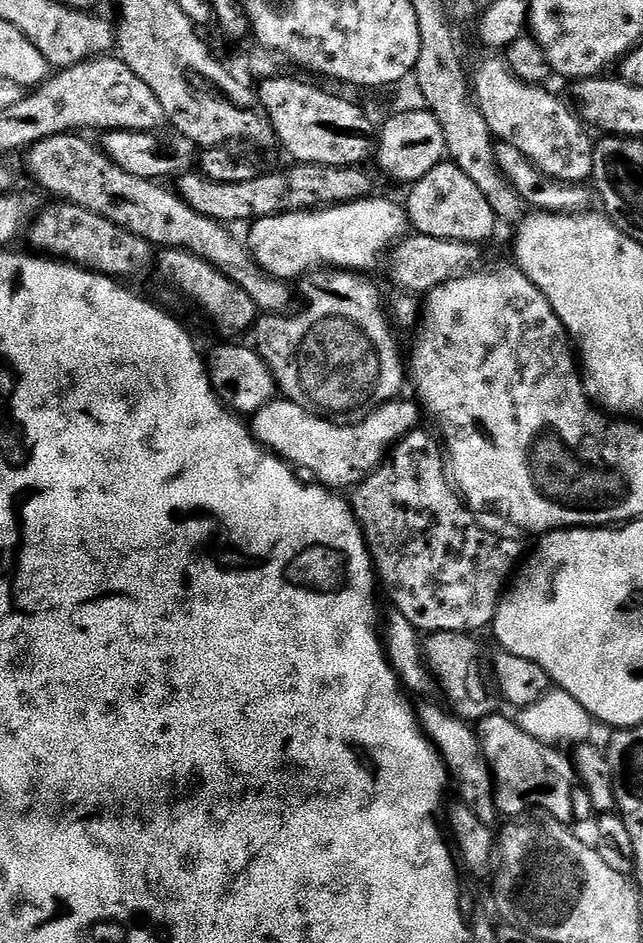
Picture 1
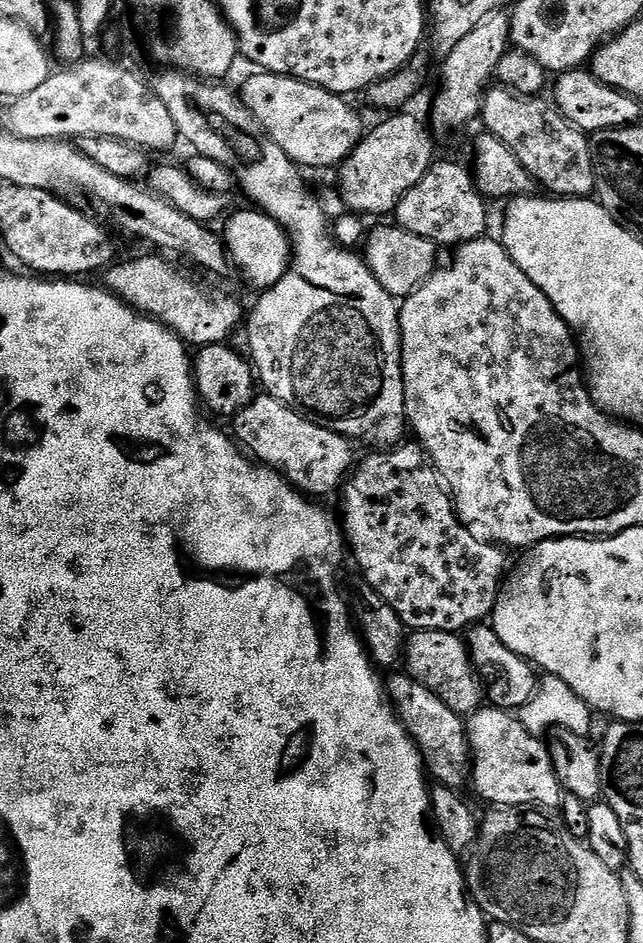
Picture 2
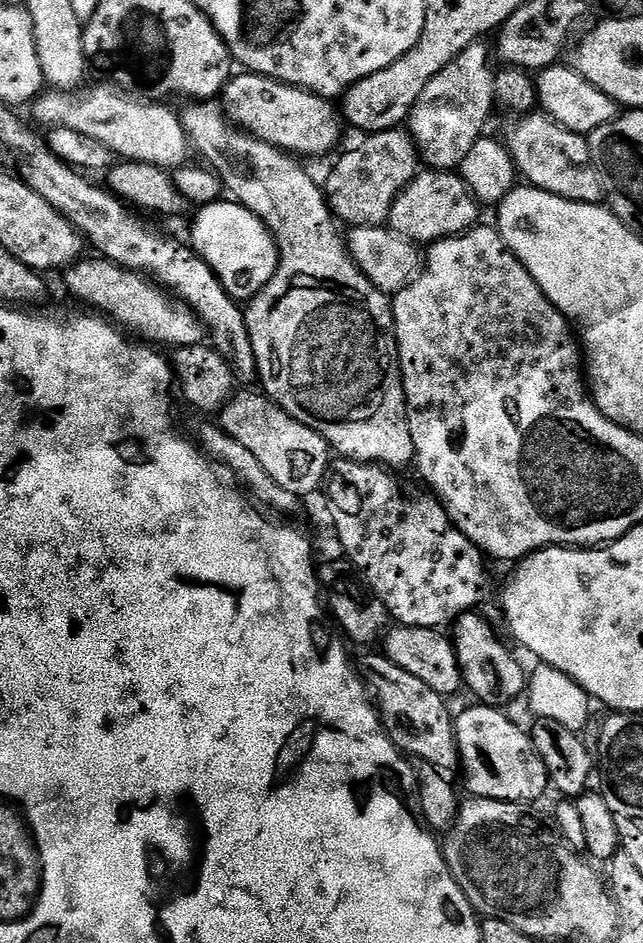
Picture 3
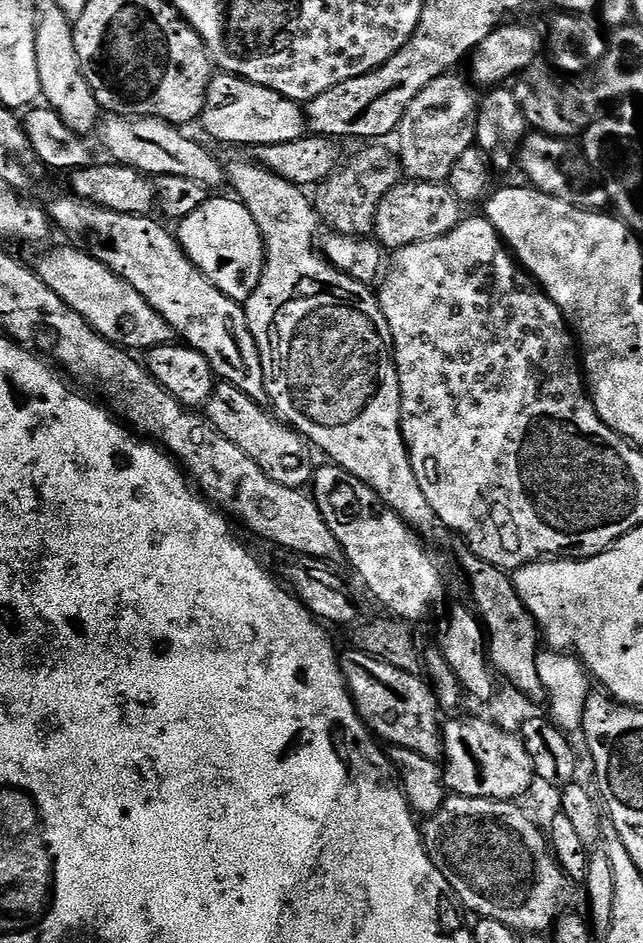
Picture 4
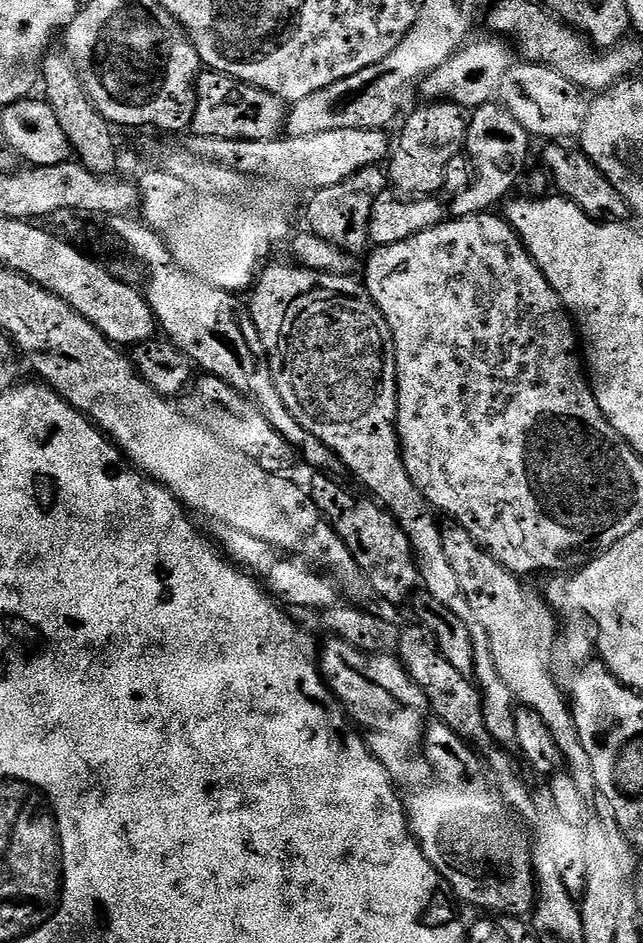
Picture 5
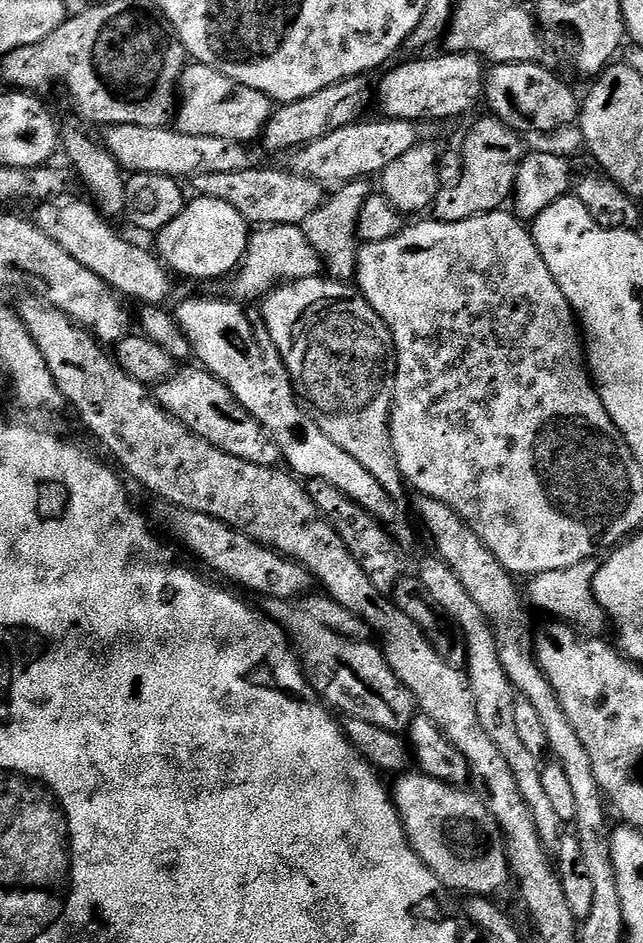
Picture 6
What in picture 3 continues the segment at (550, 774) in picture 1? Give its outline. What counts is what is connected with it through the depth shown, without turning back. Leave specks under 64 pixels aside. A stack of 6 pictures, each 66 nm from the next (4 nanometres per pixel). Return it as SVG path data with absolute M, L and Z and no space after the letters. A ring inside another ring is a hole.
M473 703L473 708L465 712L457 711L454 719L456 722L456 741L460 751L460 768L464 772L464 784L469 788L473 797L481 800L509 800L512 804L533 802L544 791L549 791L550 783L546 763L542 762L538 750L532 741L531 735L524 732L511 720L507 711L490 708L487 704Z

